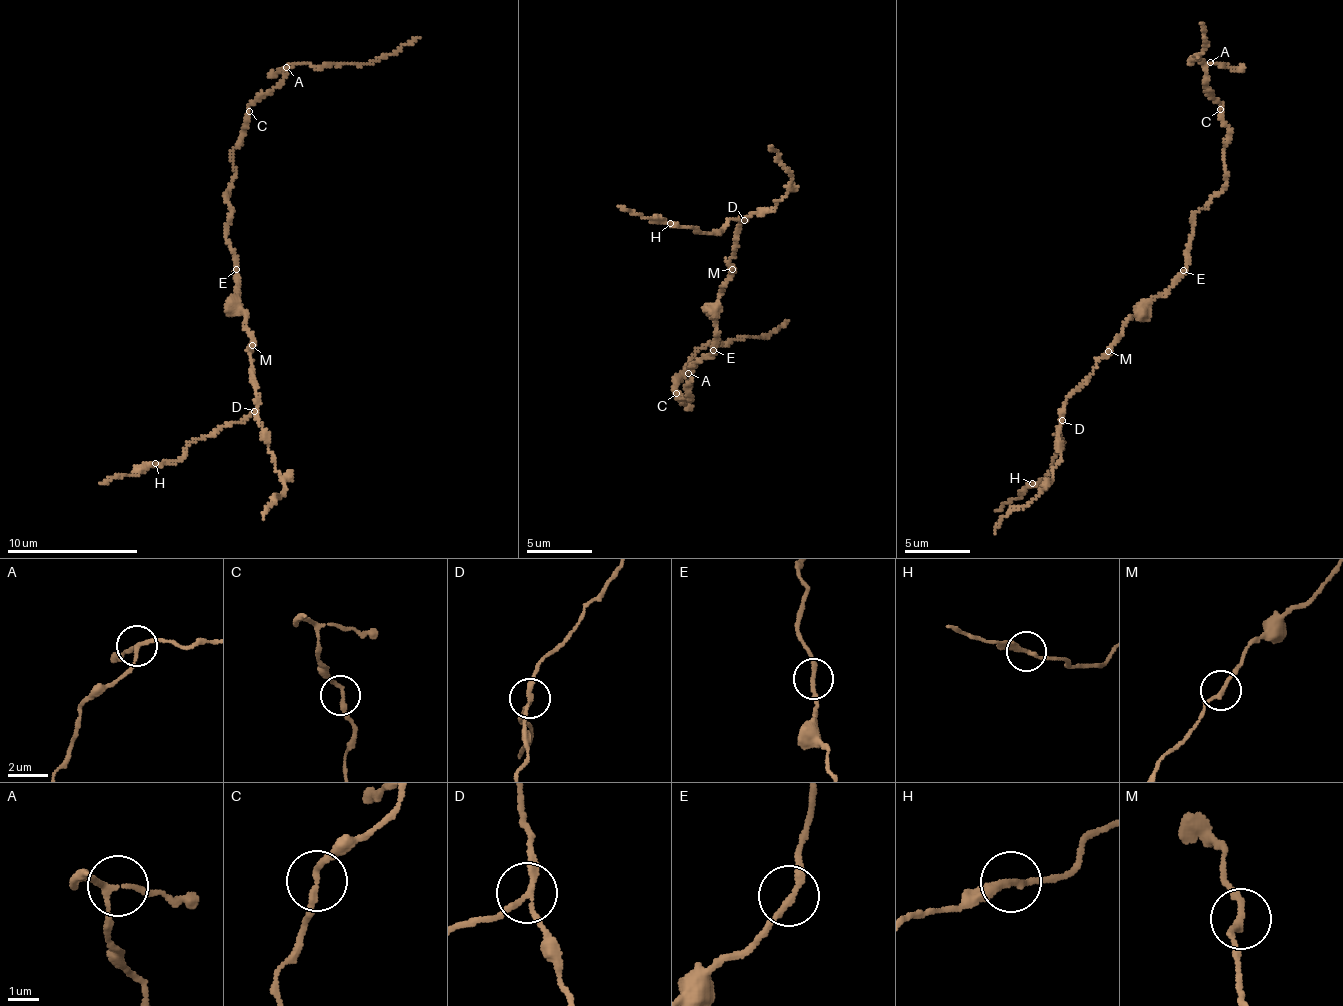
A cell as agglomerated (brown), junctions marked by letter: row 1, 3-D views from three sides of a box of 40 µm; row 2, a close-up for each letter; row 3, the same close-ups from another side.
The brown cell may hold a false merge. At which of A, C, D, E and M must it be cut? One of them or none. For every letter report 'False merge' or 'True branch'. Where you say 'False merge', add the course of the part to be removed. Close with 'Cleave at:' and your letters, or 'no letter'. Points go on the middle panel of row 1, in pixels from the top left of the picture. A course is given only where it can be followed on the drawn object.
A: True branch
C: True branch
D: False merge. Course of the part to remove: (743, 220), (730, 219), (715, 234), (658, 223), (618, 206)
E: True branch
M: True branch
Cleave at: D

